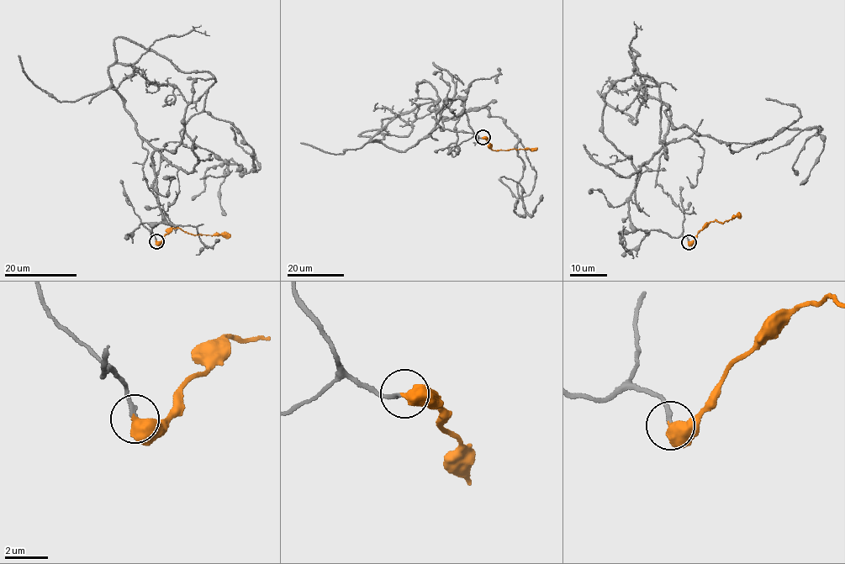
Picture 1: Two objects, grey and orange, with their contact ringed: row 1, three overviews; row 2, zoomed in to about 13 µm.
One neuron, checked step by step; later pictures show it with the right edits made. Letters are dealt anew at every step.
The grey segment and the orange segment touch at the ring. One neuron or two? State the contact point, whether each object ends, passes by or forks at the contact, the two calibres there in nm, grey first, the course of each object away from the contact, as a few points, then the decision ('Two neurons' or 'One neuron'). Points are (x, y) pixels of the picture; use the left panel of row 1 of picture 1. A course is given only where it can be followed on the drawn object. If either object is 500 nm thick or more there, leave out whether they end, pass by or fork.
Place: (156, 241). Thickness 180 nm (grey) against 700 nm. Course of grey: (156, 240), (152, 153), (213, 76), (114, 39), (138, 134), (187, 172), (196, 135). Course of orange: (156, 241), (161, 242), (171, 228), (193, 234), (230, 234). One neuron

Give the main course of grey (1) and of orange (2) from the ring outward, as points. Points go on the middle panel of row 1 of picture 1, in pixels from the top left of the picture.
1: (483, 137), (461, 99), (428, 110), (426, 81), (431, 100), (359, 135), (428, 134), (455, 94), (432, 62)
2: (483, 137), (487, 138), (492, 150), (536, 148)

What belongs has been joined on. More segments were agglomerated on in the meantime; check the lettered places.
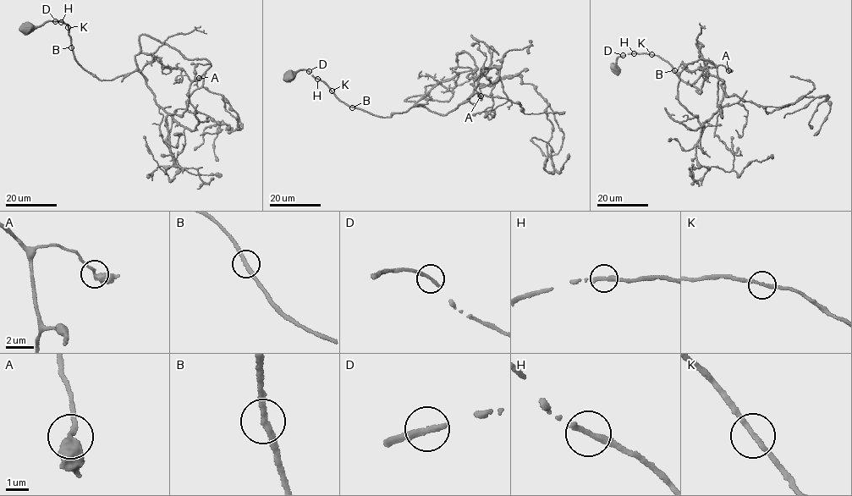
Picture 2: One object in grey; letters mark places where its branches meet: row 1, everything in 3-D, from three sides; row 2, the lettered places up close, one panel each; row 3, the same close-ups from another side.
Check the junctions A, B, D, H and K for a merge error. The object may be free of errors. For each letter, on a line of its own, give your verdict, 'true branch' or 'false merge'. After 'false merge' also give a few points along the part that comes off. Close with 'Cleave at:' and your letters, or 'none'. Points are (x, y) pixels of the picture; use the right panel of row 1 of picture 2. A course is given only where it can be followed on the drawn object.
A: true branch
B: true branch
D: true branch
H: true branch
K: true branch
Cleave at: none

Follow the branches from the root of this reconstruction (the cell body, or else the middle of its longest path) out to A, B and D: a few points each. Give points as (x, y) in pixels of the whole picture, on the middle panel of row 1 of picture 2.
A: (289, 76), (307, 70), (346, 104), (381, 117), (423, 107), (404, 101), (470, 70), (476, 74), (480, 96)
B: (289, 76), (300, 69), (307, 70), (315, 77), (324, 81), (336, 97), (352, 107)
D: (289, 76), (300, 69), (309, 71)

